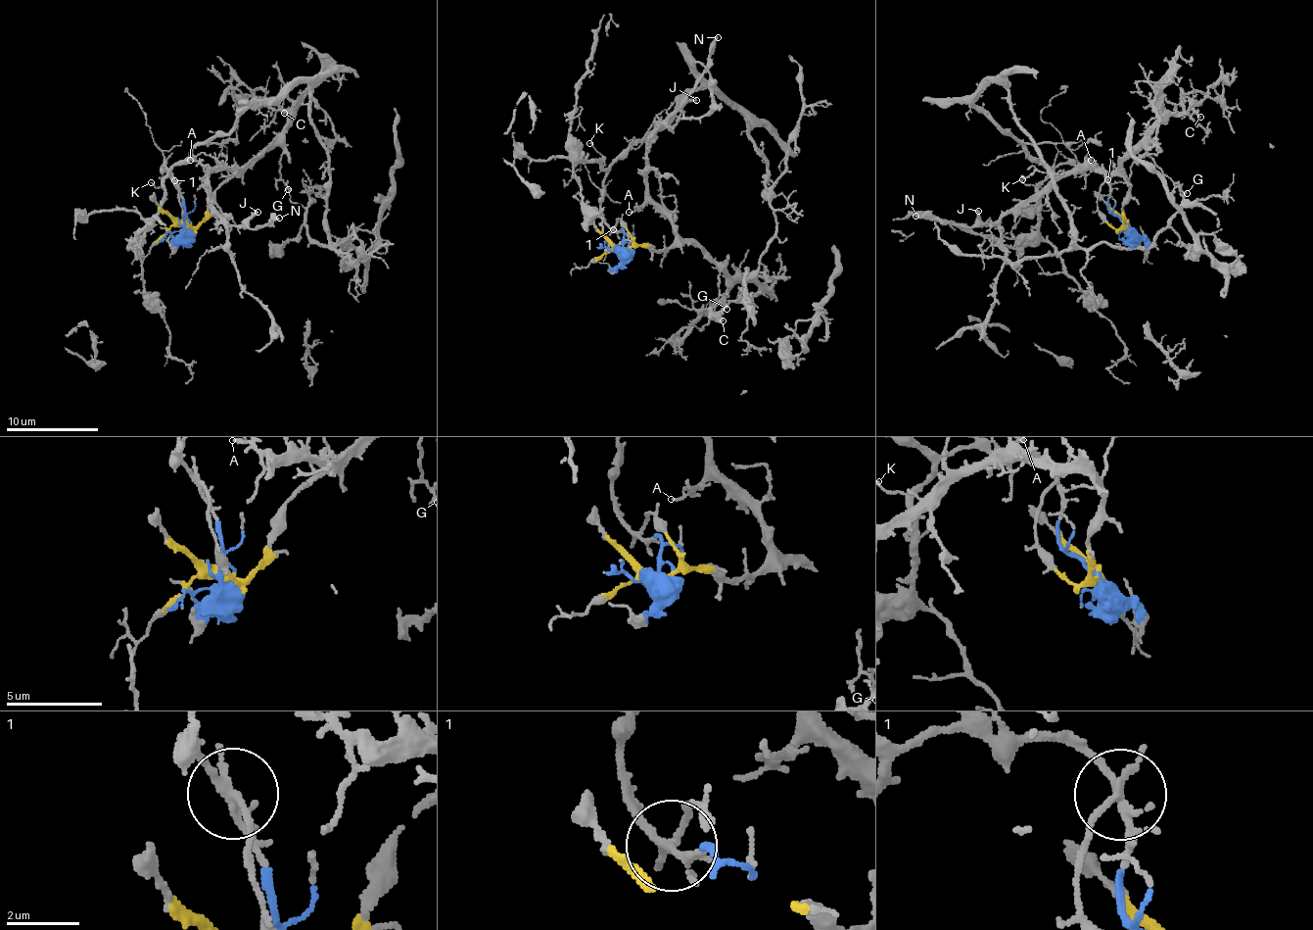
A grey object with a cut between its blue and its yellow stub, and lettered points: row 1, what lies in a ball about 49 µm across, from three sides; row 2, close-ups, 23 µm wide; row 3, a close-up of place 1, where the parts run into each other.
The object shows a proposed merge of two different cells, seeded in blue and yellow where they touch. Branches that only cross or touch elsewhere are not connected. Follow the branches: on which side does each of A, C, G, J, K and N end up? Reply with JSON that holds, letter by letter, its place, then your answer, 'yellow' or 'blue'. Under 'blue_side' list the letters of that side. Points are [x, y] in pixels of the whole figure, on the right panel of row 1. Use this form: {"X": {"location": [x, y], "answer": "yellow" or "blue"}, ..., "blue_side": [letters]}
{"A": {"location": [1091, 160], "answer": "yellow"}, "C": {"location": [1200, 117], "answer": "yellow"}, "G": {"location": [1187, 193], "answer": "blue"}, "J": {"location": [978, 211], "answer": "yellow"}, "K": {"location": [1022, 179], "answer": "blue"}, "N": {"location": [915, 216], "answer": "yellow"}, "blue_side": ["G", "K"]}

